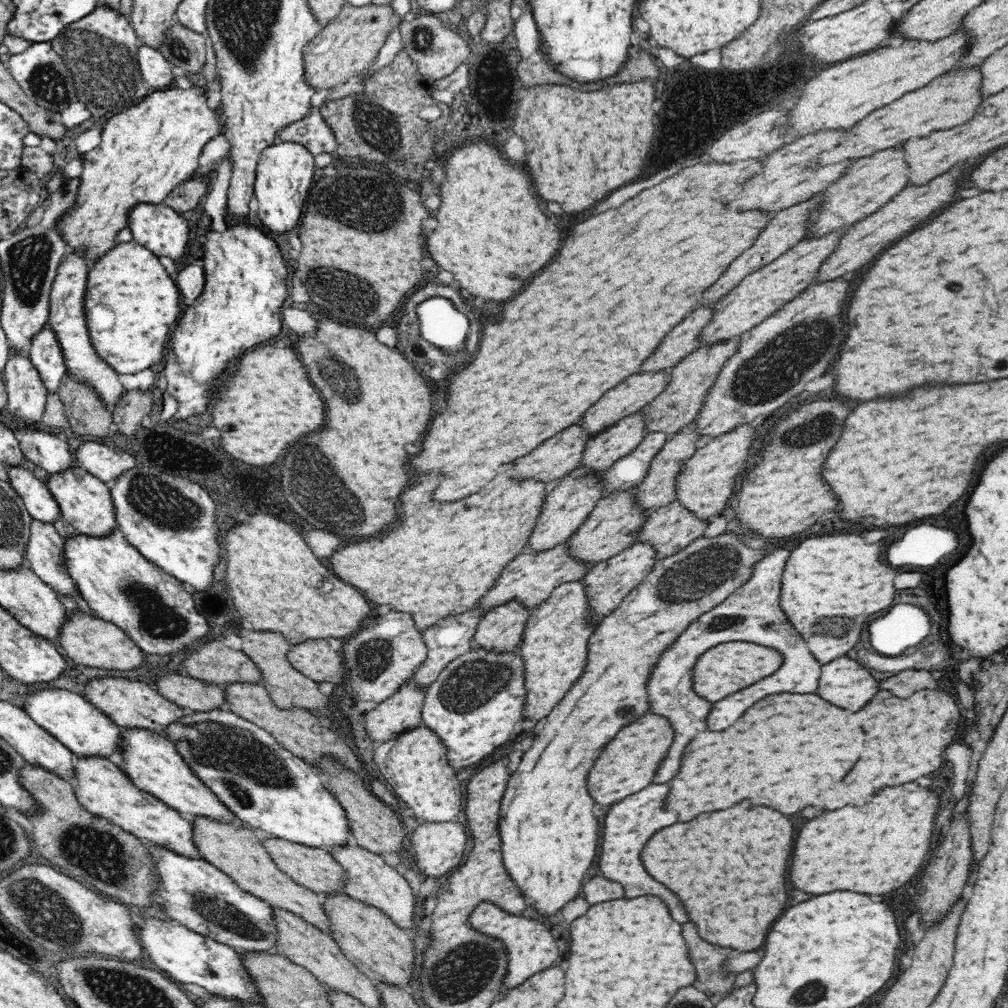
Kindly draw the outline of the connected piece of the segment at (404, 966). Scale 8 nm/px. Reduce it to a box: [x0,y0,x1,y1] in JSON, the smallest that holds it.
[322,893,414,985]

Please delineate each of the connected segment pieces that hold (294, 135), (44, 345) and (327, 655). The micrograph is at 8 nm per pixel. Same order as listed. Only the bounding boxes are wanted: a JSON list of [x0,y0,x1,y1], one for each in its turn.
[[277,110,336,155],[28,326,66,392],[287,639,343,683]]

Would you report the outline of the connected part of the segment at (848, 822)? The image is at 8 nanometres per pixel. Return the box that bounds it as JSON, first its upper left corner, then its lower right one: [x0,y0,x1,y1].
[790,786,938,894]

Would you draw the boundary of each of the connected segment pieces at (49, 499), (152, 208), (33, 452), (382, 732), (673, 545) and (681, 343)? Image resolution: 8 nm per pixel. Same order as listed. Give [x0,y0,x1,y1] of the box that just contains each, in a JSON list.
[[8,465,61,523],[128,203,188,260],[13,426,74,474],[365,677,426,745],[636,500,705,558],[640,308,712,372]]

